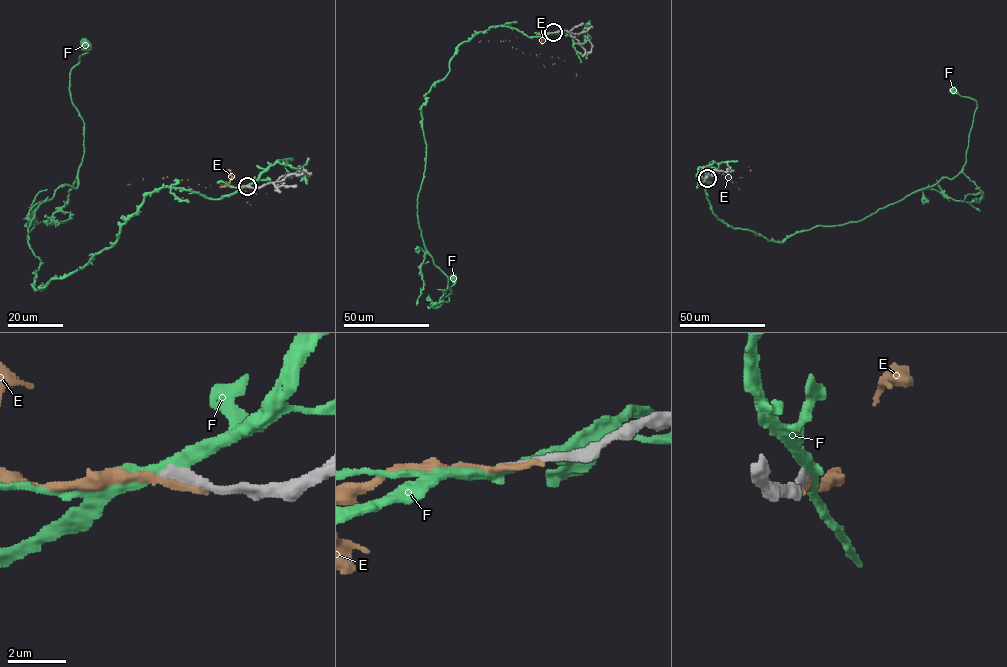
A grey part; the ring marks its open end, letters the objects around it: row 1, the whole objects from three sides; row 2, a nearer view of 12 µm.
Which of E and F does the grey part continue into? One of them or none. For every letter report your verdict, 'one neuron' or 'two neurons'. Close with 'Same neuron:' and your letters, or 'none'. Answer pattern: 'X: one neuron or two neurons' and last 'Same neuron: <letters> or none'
E: two neurons
F: two neurons
Same neuron: none

